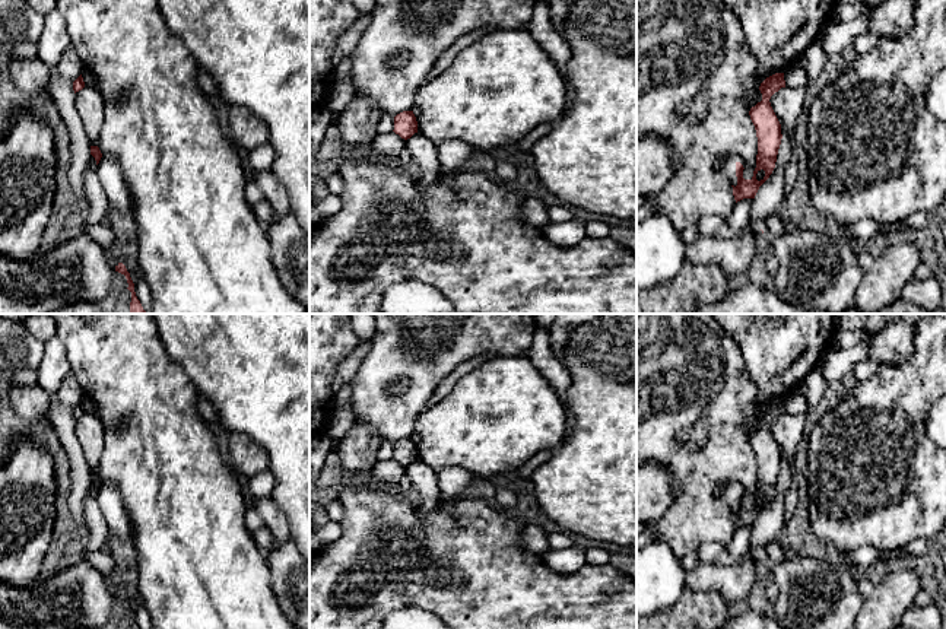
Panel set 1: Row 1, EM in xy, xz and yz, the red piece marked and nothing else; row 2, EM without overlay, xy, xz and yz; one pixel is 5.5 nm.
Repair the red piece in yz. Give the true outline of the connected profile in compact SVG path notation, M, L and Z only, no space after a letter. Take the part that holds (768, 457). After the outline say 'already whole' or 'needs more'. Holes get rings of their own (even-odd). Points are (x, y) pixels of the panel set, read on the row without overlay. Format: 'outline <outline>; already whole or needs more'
outline M775 400L766 404L759 413L762 428L749 438L758 464L756 495L753 498L753 503L750 506L745 506L745 495L740 489L736 489L737 512L731 512L736 530L743 525L755 525L759 514L769 505L775 495L782 461L781 451L769 426L781 414L785 414L784 400Z; already whole

